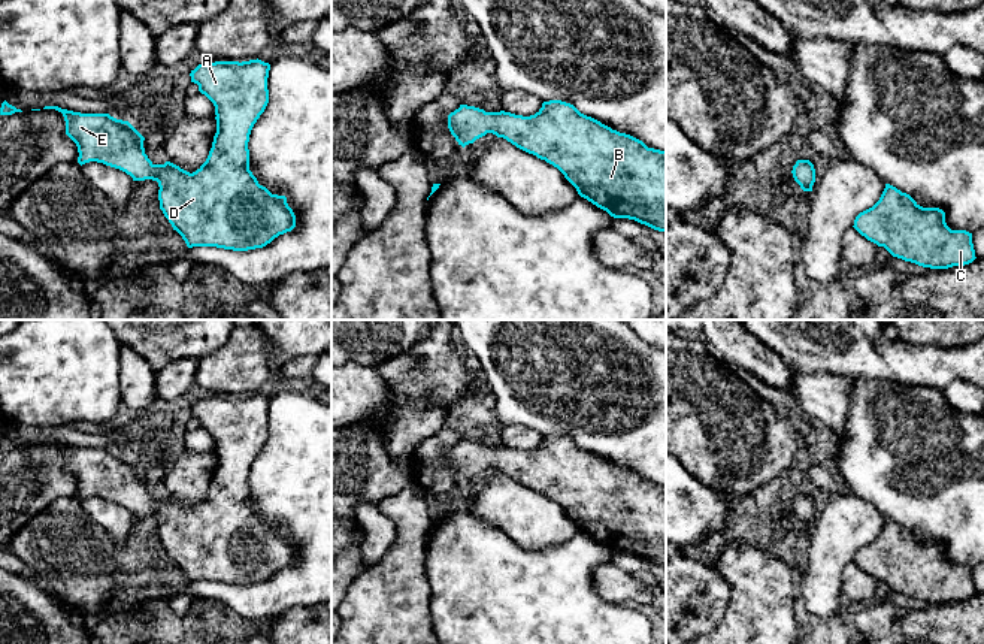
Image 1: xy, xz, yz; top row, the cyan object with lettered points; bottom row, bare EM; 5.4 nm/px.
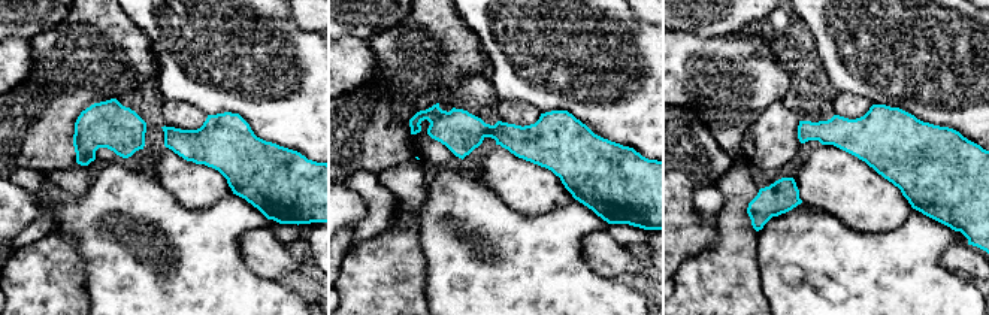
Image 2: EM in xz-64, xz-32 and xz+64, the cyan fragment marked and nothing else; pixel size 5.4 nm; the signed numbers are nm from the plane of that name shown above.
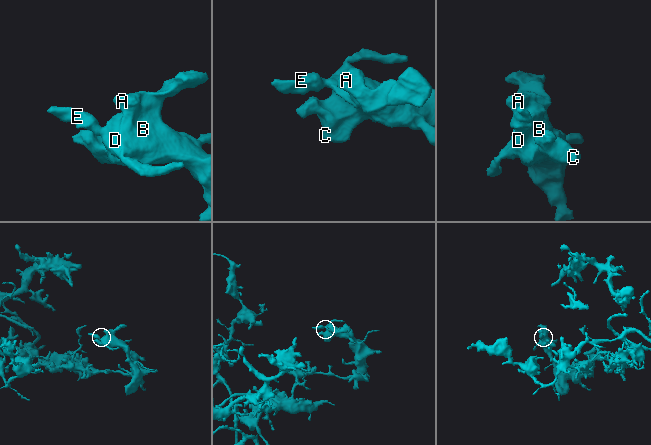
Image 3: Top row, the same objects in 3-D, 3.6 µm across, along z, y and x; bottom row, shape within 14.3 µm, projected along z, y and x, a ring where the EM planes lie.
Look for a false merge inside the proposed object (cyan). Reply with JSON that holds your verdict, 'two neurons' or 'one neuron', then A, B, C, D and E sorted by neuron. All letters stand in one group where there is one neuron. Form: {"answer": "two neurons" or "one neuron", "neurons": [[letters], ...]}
{"answer": "one neuron", "neurons": [["A", "B", "C", "D", "E"]]}

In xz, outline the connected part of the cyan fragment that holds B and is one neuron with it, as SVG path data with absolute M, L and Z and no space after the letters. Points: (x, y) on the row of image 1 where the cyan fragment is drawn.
M544 102L530 117L460 105L448 115L448 129L463 148L487 133L503 137L557 167L581 197L611 217L635 220L666 233L666 151L648 148L642 140L581 114L570 103Z

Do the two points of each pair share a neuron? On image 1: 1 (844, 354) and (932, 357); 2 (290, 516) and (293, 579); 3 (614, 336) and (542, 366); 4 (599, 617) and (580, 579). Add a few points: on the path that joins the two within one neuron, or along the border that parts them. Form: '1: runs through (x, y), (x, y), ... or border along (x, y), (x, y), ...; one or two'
1: runs through (866, 354), (872, 357), (910, 357); one
2: runs through (305, 531), (308, 534), (308, 564); one
3: runs through (596, 354), (590, 360), (560, 360); one
4: runs through (590, 608), (580, 598), (580, 587); one

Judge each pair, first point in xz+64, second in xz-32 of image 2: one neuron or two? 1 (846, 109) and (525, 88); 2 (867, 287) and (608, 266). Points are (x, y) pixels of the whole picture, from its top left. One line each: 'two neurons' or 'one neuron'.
1: two neurons
2: two neurons

